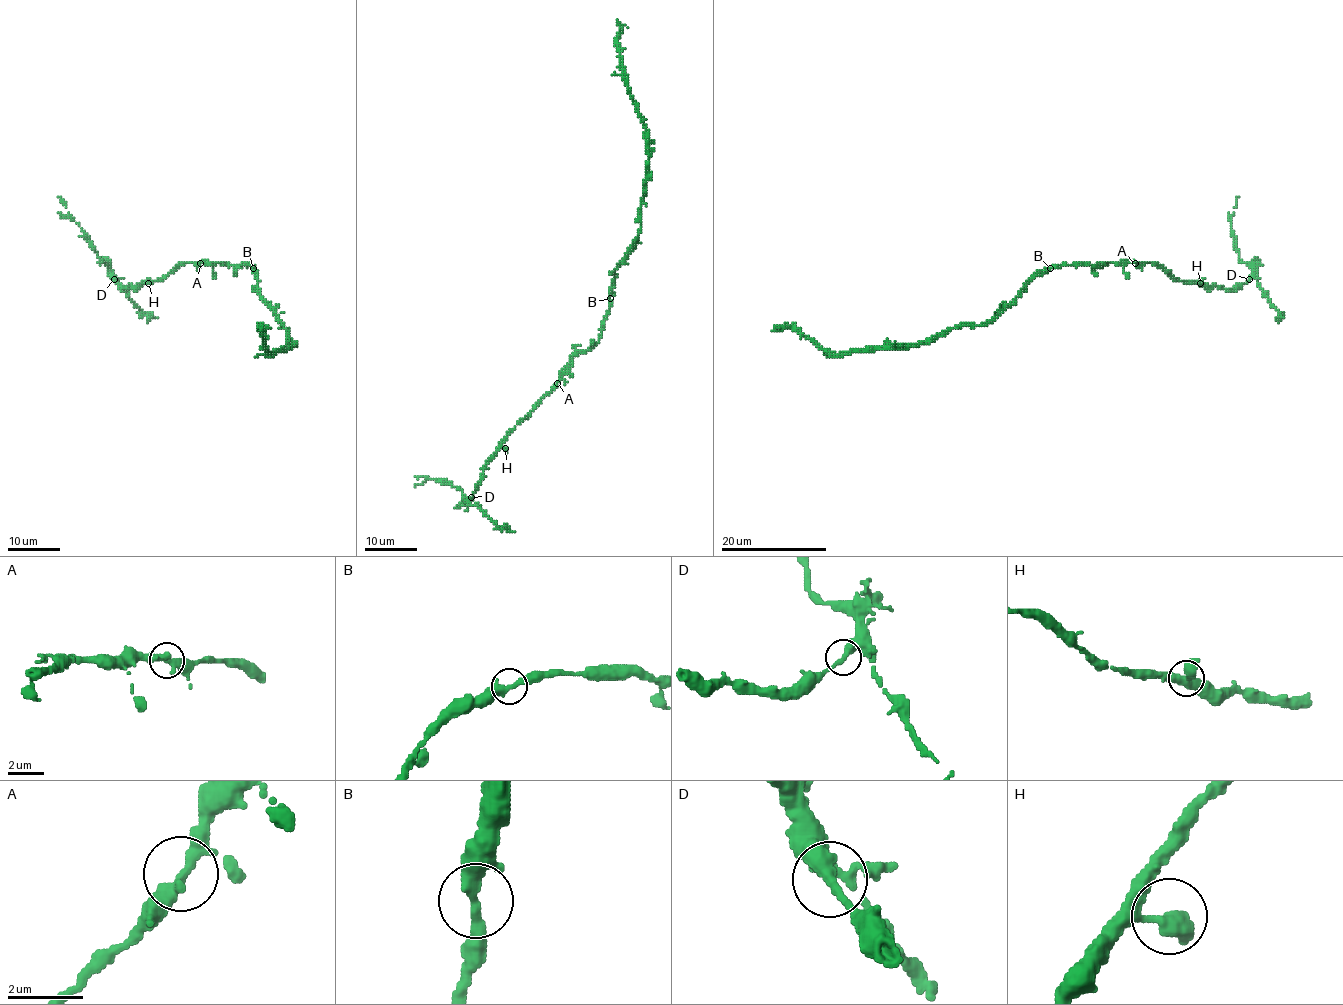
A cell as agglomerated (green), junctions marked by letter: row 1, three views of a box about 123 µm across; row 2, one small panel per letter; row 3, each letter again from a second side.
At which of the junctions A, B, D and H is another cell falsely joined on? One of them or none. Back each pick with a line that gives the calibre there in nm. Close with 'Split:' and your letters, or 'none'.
D: 360 nm thick
Split: D

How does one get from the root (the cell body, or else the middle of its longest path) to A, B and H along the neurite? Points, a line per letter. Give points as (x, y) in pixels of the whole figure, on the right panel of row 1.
A: (1068, 264), (1135, 263)
B: (1068, 264), (1050, 268)
H: (1068, 264), (1156, 263), (1178, 280), (1200, 283)

